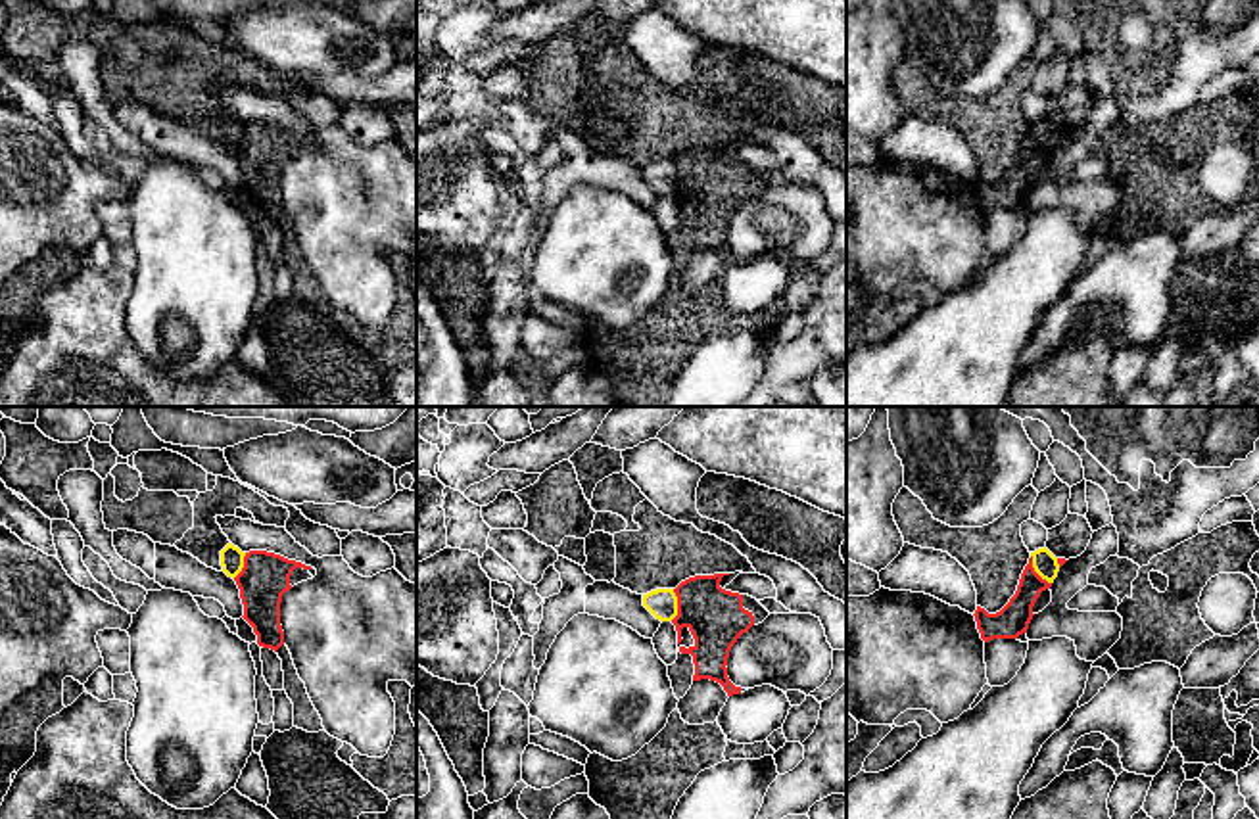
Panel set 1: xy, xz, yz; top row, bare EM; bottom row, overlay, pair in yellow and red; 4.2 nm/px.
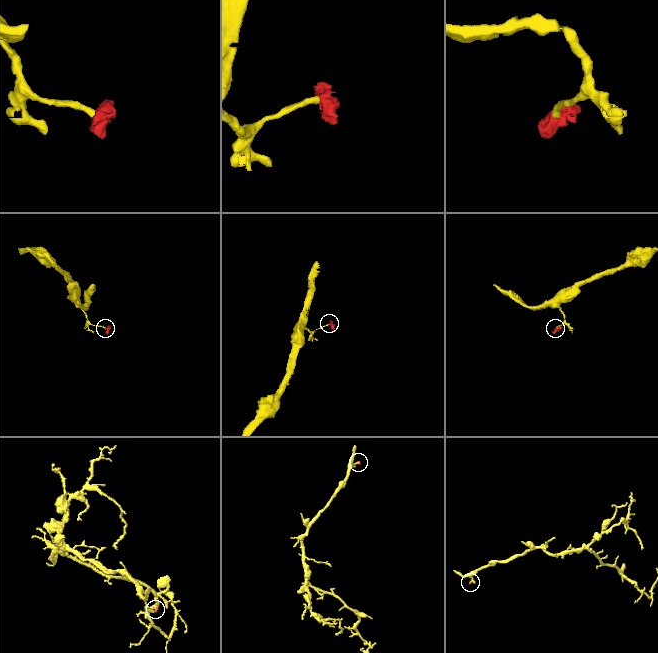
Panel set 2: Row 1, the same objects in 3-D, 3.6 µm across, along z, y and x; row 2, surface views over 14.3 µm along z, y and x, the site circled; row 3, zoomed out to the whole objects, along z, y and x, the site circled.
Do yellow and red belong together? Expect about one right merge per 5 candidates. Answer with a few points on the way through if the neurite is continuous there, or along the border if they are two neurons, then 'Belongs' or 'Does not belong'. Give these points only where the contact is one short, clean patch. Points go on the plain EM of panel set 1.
Boundary: xz (674, 160), (676, 185), (670, 190). Does not belong

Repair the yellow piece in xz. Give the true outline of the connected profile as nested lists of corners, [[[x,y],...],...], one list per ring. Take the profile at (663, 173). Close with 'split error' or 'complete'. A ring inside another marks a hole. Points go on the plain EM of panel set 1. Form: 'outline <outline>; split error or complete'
outline [[[656,159],[643,165],[643,176],[660,192],[672,192],[677,186],[677,167],[674,159]]]; complete

